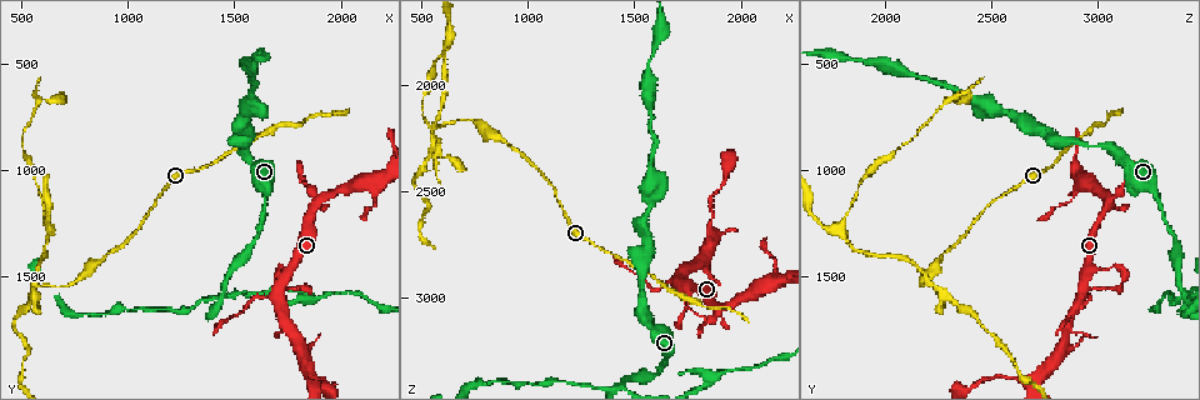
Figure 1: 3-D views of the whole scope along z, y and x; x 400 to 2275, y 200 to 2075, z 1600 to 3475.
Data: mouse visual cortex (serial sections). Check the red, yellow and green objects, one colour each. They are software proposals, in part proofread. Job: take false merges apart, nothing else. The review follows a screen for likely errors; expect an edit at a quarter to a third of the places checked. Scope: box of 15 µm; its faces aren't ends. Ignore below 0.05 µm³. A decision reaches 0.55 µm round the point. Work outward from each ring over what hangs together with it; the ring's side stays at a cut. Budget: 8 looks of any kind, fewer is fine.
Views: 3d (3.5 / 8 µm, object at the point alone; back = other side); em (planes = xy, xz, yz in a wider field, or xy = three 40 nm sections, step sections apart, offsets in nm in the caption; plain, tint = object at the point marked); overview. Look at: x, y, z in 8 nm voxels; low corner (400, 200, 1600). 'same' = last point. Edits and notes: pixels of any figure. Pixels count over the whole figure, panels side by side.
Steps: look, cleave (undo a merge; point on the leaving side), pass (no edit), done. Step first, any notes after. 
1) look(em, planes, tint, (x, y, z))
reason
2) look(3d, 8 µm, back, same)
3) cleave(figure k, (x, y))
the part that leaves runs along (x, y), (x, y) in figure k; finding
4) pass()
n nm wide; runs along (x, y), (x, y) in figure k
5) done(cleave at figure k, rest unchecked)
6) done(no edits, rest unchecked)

look(3d, 3.5 µm, (1690, 1580, 2920))
abrupt turn

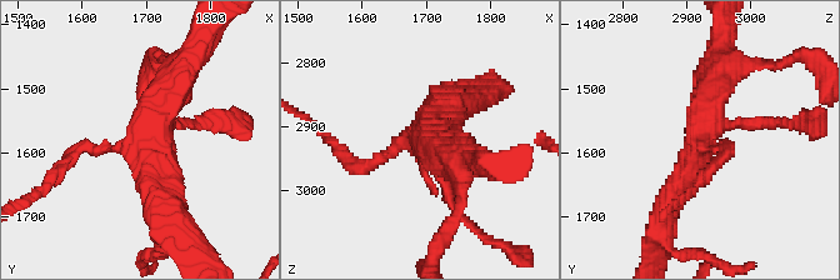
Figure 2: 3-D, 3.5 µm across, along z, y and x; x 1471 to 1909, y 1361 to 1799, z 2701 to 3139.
look(em, xy, step 2, tint, (1705, 1575, 2920))
shape alone is not enough

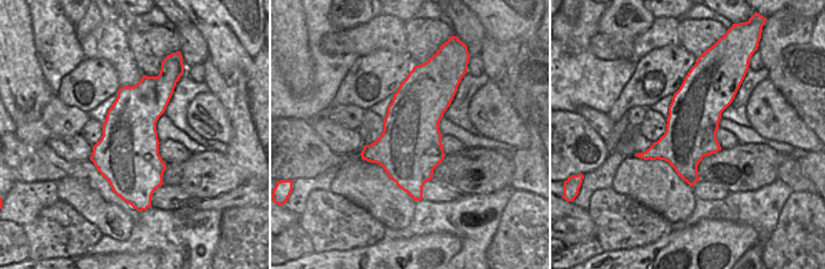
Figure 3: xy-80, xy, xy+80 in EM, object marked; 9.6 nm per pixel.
look(em, xy, step 1, tint, same)
another direction

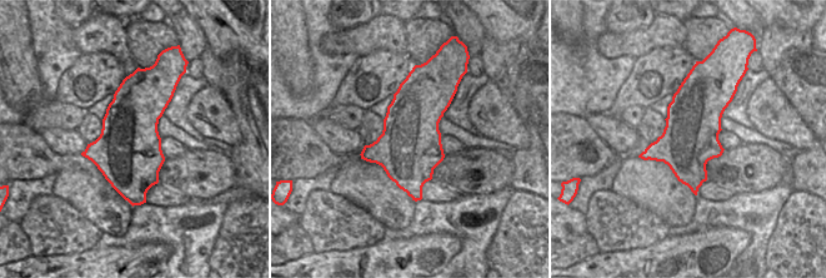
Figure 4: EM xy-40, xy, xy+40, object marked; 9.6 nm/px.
cleave(figure 2, (75, 154))
the part that leaves runs along (115, 149), (80, 145), (34, 199) in figure 2; two cells meet here

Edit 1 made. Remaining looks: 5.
look(overview)
see it whole again

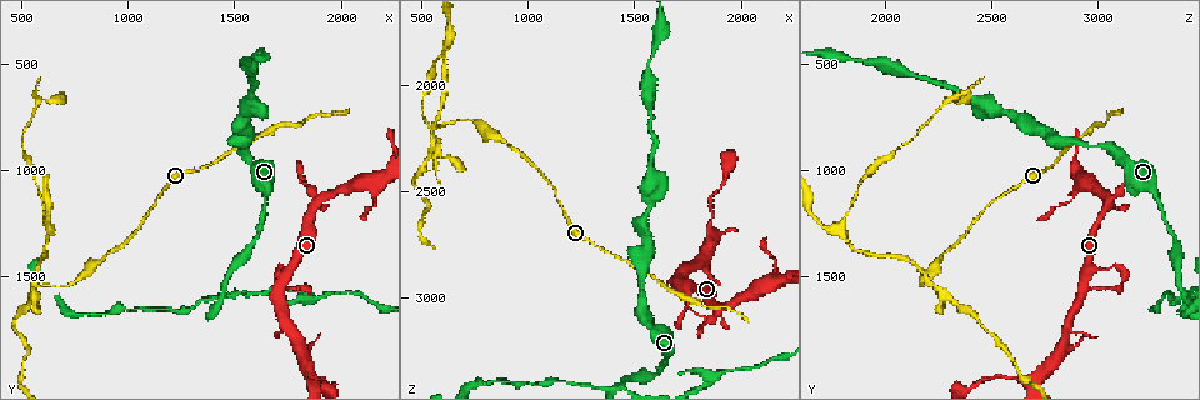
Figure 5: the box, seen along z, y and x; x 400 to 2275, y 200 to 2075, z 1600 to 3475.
look(3d, 3.5 µm, (1440, 1560, 3390))
four-way junction

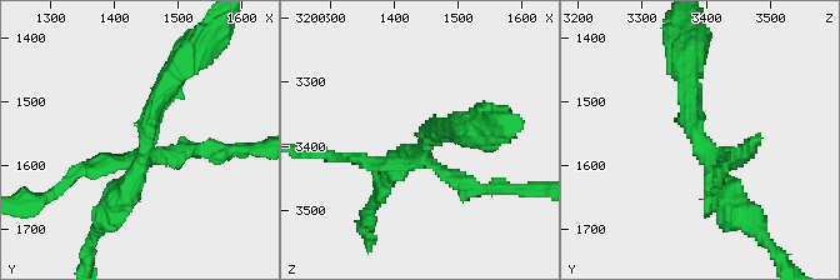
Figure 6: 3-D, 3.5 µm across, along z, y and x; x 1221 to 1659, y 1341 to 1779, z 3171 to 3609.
look(em, xy, step 5, tint, (1450, 1570, 3395))
4 arms; arms of 200, 200, 250, 350 nm

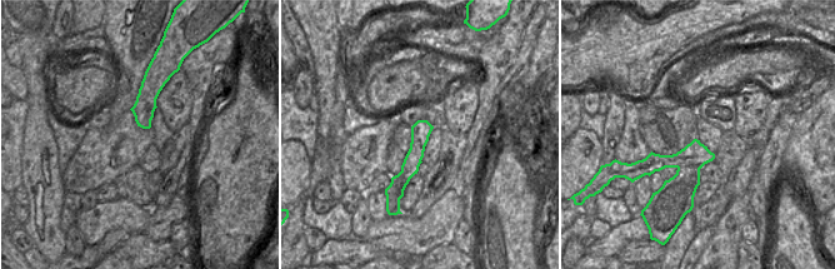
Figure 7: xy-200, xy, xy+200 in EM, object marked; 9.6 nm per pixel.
look(em, xy, step 1, tint, same)
another direction

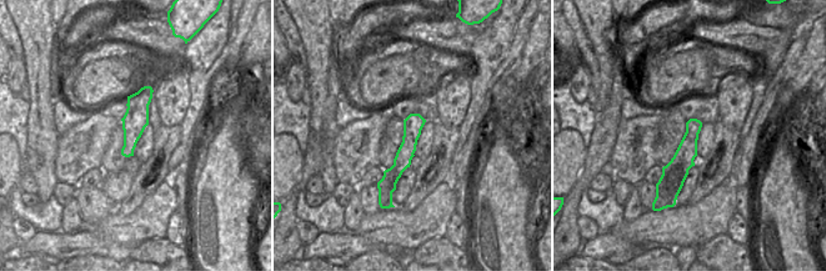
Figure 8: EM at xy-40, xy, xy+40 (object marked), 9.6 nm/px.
cleave(figure 6, (184, 144))
190 nm wide; the part that leaves runs along (151, 158), (194, 146), (255, 150) in figure 6; a second cell is stuck on

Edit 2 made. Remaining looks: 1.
done(cleave at figure 2, cleave at figure 6, rest unchecked)

